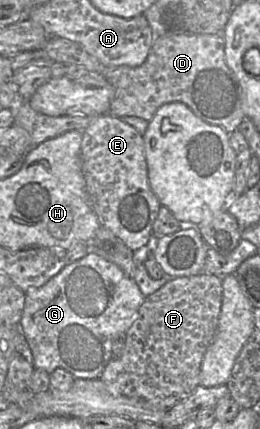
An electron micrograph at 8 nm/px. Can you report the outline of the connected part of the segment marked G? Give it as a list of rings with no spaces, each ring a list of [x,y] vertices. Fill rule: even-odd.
[[[89,251],[83,258],[68,263],[44,285],[29,289],[25,293],[20,331],[32,351],[34,369],[50,374],[62,368],[75,379],[99,379],[113,358],[113,342],[125,337],[145,297],[173,279],[151,278],[140,261],[136,261],[136,267],[135,277],[131,279],[116,264]]]

